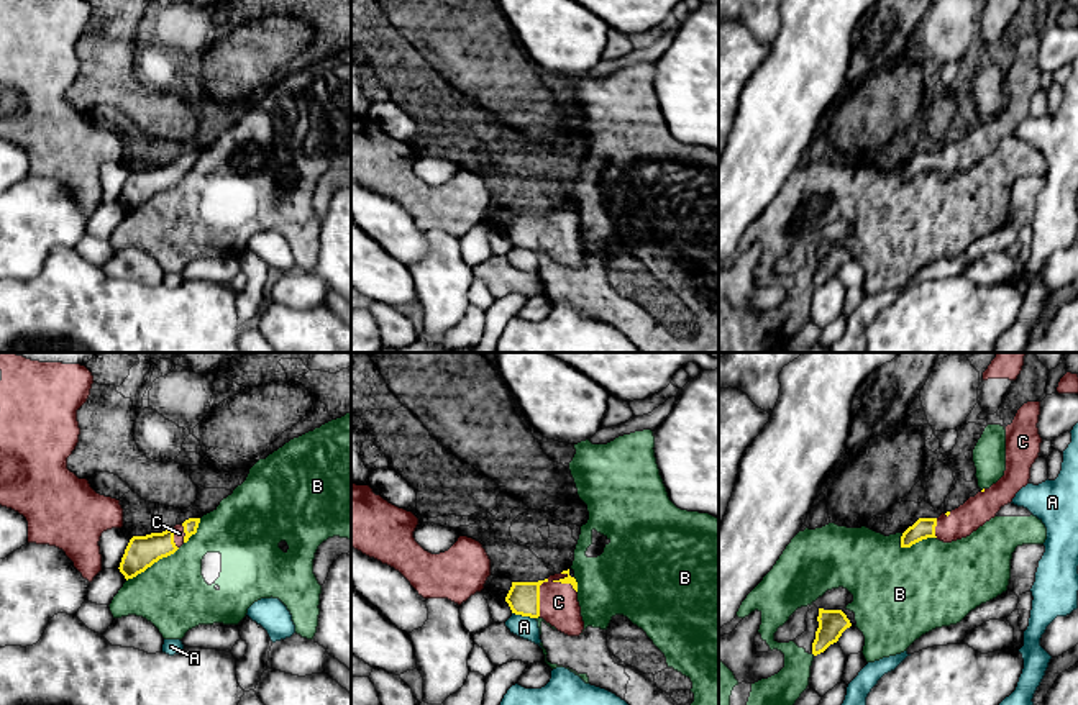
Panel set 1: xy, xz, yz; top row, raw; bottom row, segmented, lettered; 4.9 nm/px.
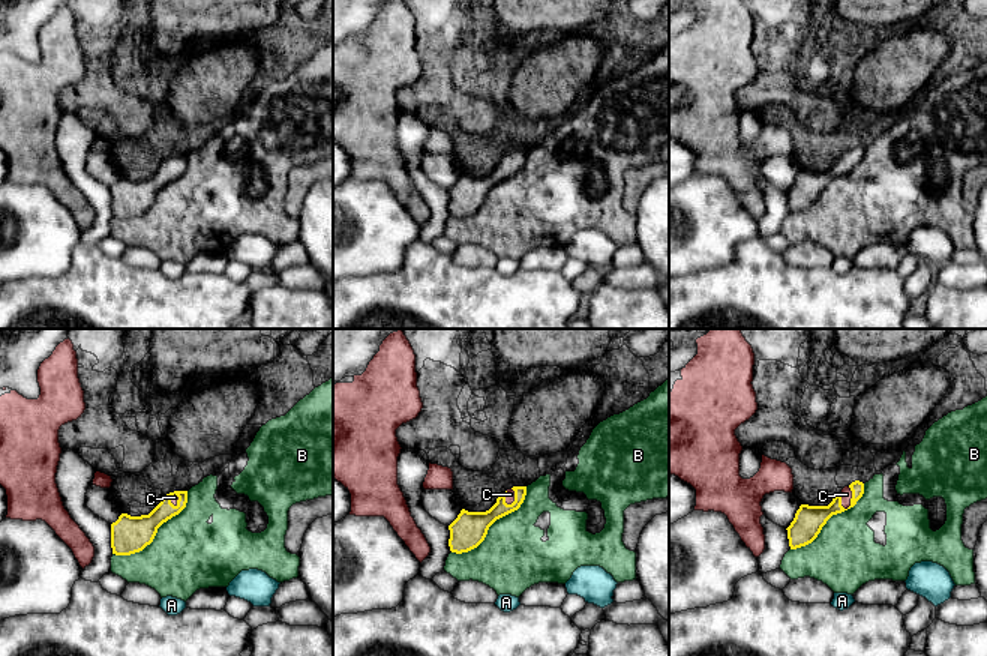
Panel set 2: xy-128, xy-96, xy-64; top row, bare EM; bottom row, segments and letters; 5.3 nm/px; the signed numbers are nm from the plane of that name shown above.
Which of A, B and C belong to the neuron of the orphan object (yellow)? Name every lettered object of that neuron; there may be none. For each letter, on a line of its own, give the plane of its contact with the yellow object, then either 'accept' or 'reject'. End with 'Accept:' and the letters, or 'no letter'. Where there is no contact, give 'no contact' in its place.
A: meets yellow in xz; reject
B: meets yellow in xy; reject
C: meets yellow in xz; accept
Accept: C

